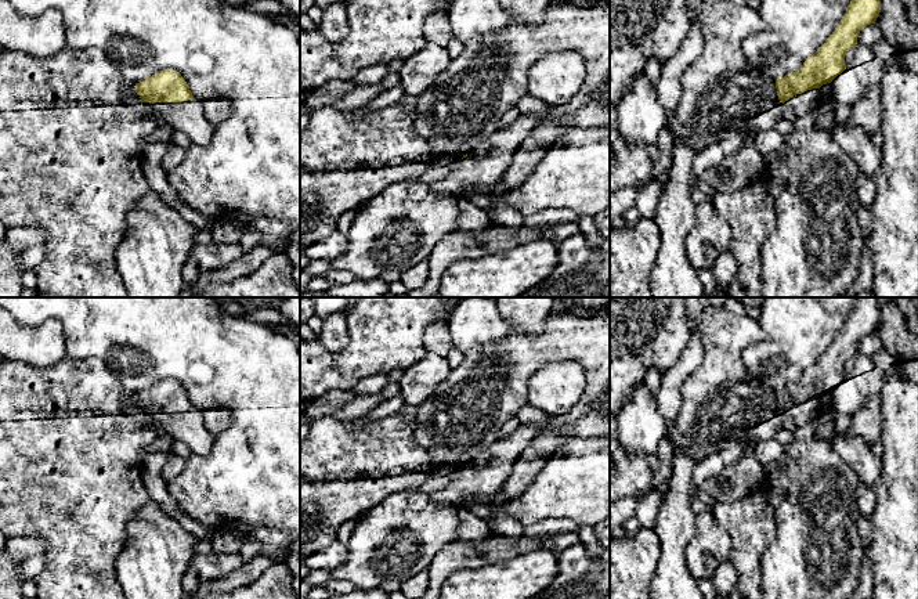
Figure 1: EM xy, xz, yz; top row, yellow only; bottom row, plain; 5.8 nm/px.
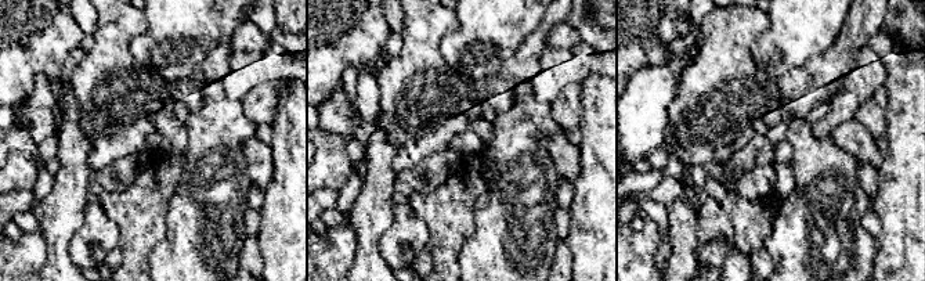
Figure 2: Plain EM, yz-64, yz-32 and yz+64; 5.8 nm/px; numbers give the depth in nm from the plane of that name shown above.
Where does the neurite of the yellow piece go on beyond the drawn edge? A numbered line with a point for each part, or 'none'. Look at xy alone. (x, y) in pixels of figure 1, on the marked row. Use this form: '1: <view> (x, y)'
1: xy (187, 116)

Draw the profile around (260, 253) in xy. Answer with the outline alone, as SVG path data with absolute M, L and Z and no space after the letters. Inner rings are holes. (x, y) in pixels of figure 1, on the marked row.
M260 243L228 266L202 274L199 282L203 285L232 282L256 271L270 256L267 246Z

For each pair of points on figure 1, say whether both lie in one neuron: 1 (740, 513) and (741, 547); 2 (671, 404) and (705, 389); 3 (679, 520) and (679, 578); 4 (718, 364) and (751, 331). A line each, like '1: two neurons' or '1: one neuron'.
1: one neuron
2: two neurons
3: one neuron
4: one neuron

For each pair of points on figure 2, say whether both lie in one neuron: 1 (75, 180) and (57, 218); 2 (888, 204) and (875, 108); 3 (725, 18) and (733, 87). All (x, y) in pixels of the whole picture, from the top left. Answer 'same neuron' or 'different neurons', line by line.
1: same neuron
2: different neurons
3: same neuron

